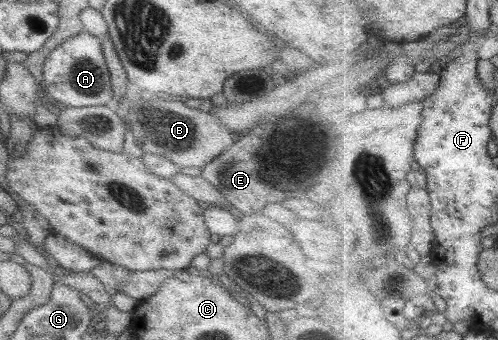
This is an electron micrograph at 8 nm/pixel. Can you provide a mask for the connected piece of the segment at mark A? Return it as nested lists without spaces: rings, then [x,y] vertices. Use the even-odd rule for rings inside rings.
[[[85,31],[68,37],[56,45],[46,57],[42,67],[42,83],[48,97],[66,107],[106,105],[112,99],[110,75],[101,50],[100,38]]]

